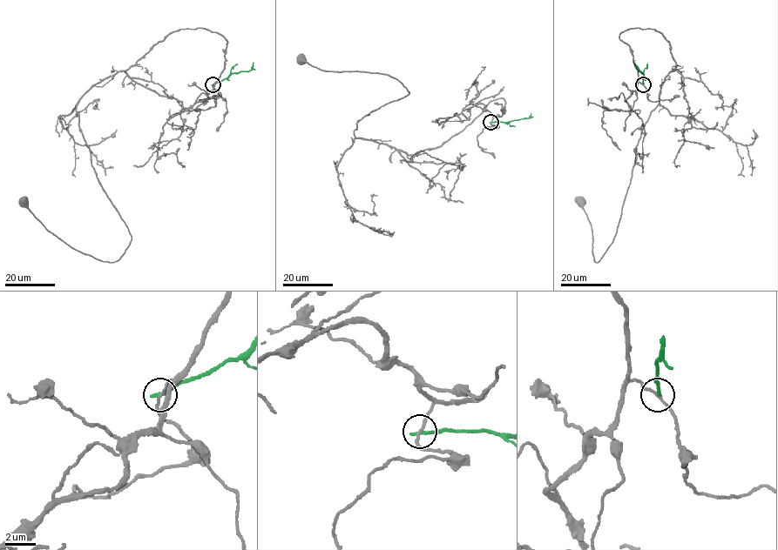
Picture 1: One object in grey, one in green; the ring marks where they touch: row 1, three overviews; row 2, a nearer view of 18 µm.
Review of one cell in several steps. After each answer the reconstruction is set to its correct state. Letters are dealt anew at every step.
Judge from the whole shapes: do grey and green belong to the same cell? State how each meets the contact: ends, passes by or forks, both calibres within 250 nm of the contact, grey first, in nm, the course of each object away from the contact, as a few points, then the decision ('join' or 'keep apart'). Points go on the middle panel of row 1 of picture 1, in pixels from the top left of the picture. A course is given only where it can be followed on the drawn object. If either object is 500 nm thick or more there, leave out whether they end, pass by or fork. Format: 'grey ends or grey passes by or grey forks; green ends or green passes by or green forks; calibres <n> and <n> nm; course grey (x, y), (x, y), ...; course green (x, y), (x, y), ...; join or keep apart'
grey passes by; green ends; calibres 160 and 260 nm; course grey (490, 122), (503, 98), (413, 155), (357, 137), (363, 117), (409, 92), (388, 75), (302, 58); course green (490, 122), (528, 118), (531, 113); keep apart

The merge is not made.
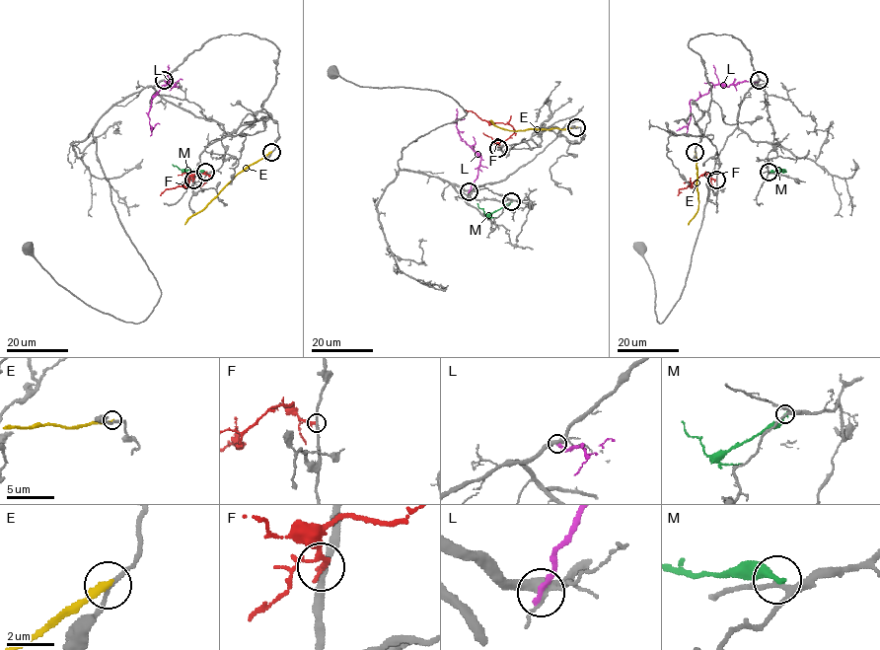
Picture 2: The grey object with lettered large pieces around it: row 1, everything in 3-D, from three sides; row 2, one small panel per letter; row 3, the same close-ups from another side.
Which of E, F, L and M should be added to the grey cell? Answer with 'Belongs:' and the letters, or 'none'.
Belongs: none

